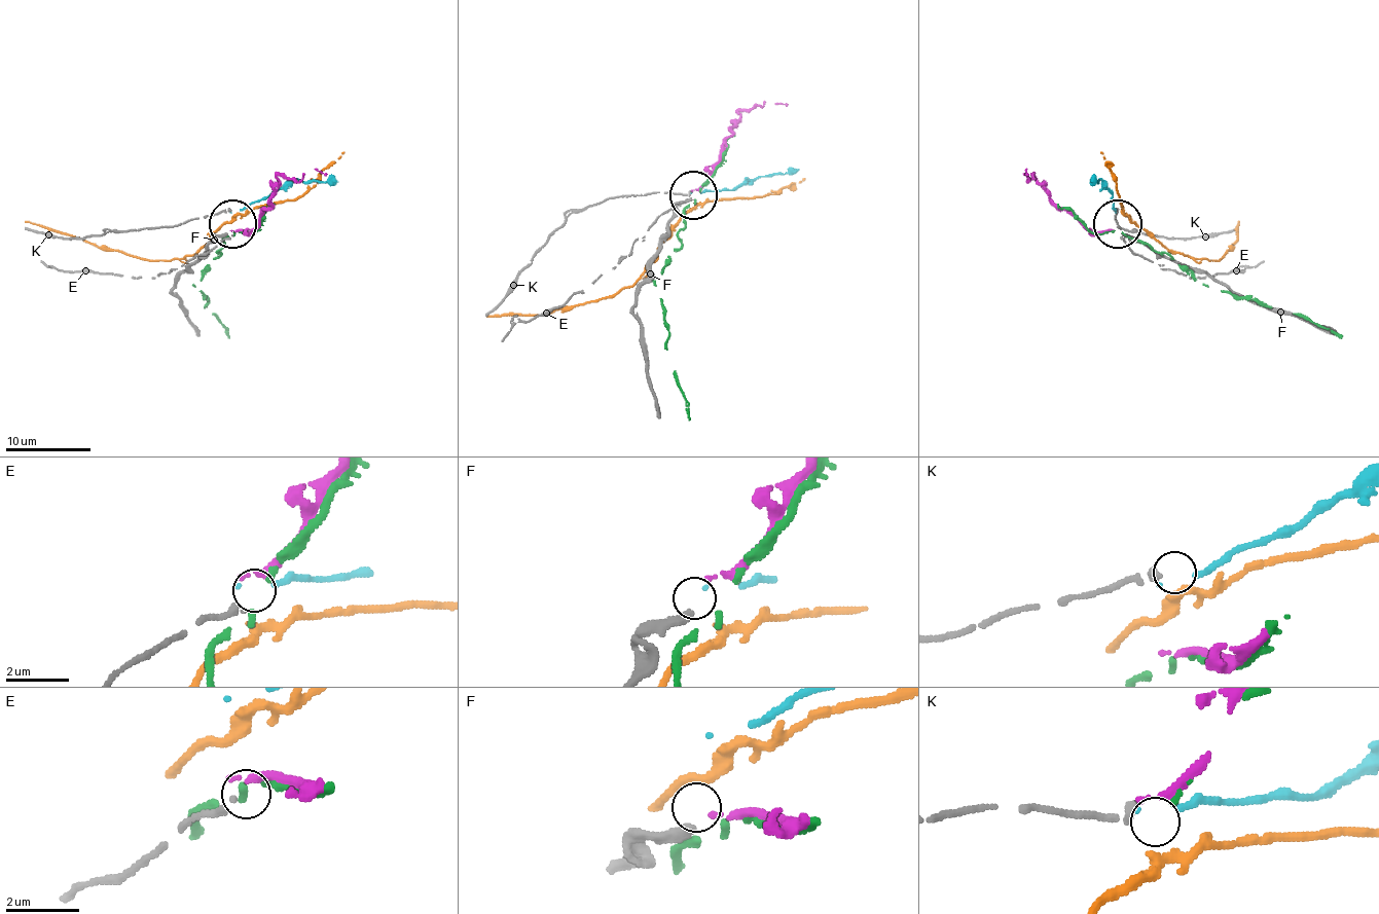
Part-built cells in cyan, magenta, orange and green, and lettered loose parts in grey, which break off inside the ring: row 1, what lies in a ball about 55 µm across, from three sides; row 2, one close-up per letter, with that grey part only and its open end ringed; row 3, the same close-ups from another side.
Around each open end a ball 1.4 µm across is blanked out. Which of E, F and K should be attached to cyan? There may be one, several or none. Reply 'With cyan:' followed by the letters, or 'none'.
With cyan: K

